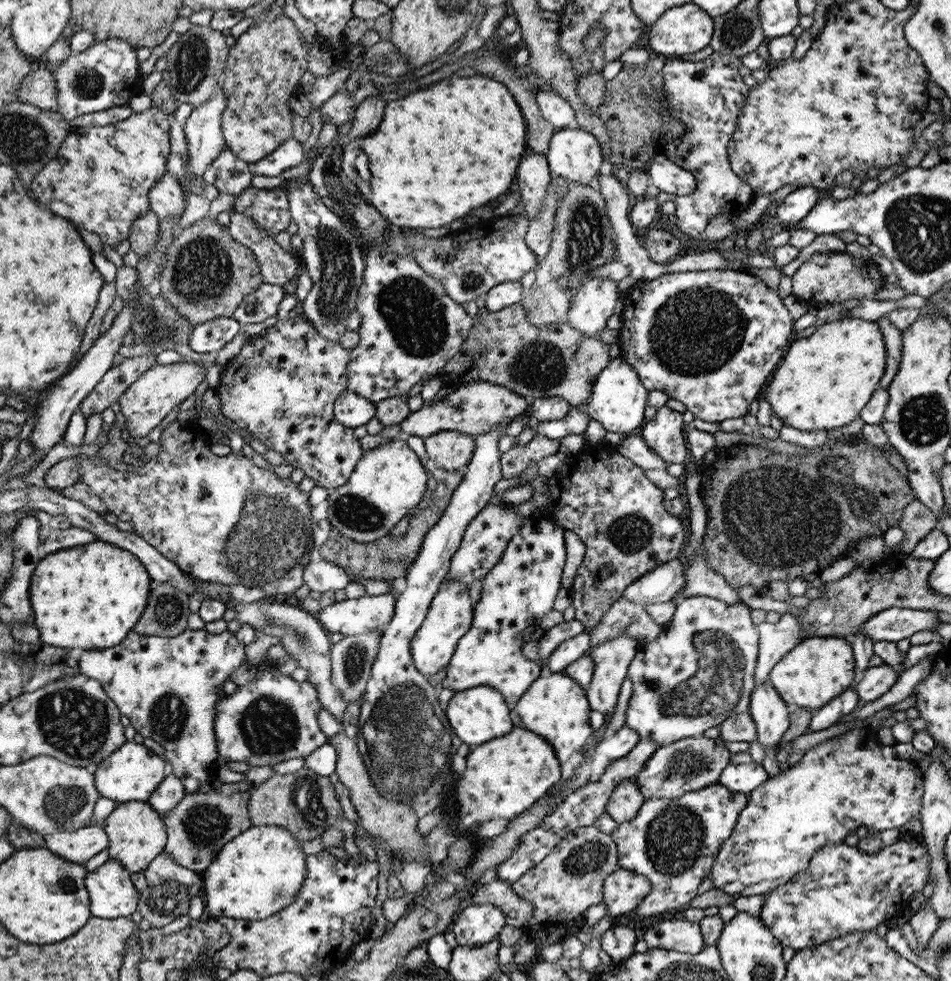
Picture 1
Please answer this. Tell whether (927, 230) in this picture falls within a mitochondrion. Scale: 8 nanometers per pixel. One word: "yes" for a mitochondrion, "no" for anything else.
yes

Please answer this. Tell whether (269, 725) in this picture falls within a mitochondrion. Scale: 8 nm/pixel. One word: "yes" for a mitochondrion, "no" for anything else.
yes

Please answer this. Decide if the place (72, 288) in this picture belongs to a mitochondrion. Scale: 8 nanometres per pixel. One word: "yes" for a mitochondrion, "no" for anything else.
no

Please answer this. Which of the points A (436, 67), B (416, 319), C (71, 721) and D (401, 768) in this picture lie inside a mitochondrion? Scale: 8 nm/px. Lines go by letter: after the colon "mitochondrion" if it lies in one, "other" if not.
A: other
B: mitochondrion
C: mitochondrion
D: mitochondrion

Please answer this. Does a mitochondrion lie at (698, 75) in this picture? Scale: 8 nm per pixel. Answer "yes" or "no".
no

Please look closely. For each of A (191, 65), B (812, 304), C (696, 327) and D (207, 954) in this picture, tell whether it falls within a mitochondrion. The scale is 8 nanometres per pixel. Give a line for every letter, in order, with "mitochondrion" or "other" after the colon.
A: mitochondrion
B: other
C: mitochondrion
D: other

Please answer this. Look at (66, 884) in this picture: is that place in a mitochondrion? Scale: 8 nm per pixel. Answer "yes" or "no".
yes

